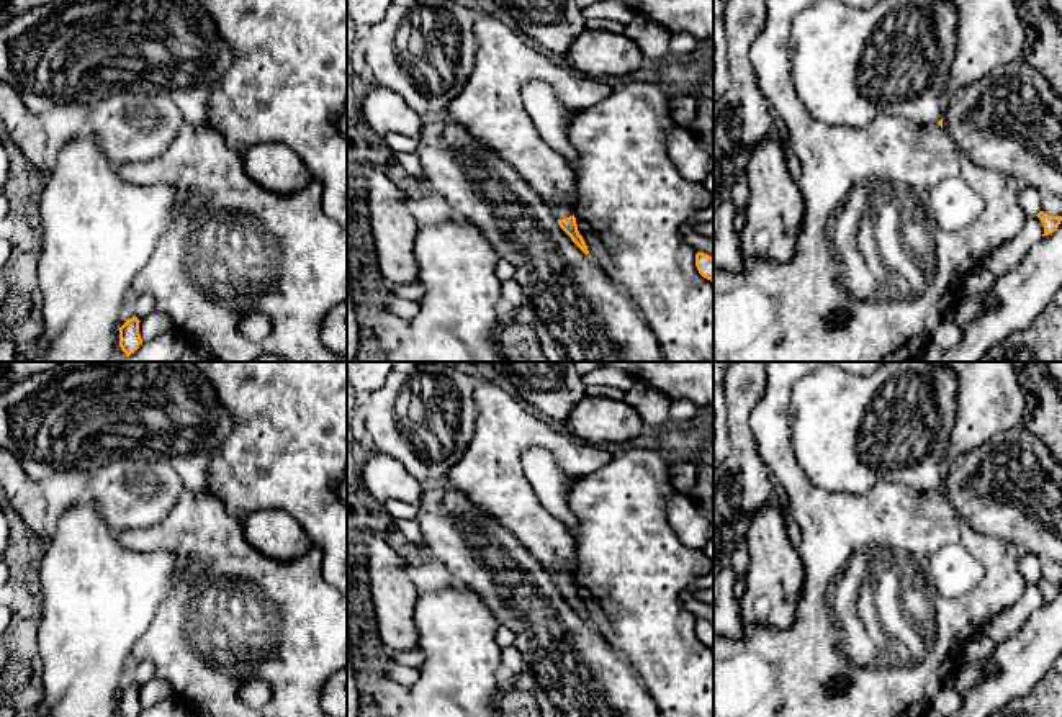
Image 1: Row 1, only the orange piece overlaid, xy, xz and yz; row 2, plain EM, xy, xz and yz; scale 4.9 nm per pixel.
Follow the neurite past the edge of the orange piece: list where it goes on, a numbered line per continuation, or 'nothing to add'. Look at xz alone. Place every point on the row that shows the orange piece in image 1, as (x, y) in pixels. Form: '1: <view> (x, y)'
1: xz (562, 208)

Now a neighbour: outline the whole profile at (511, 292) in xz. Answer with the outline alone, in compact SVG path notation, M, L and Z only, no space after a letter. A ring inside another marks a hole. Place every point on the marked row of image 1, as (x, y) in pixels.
M515 278L501 283L501 296L502 296L502 306L507 306L507 308L527 304L524 291Z

